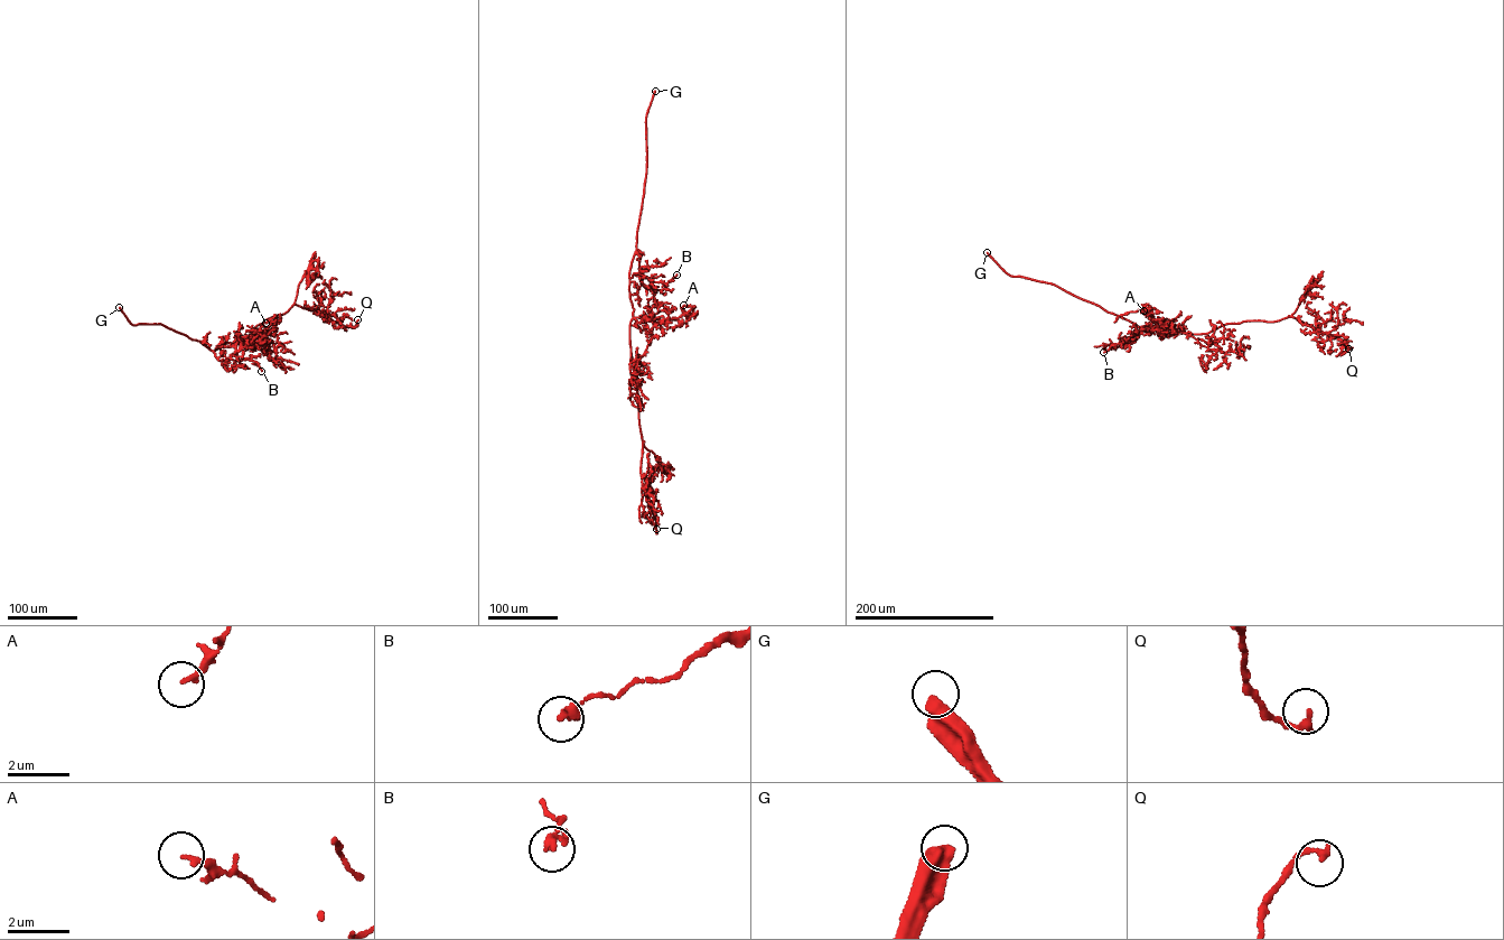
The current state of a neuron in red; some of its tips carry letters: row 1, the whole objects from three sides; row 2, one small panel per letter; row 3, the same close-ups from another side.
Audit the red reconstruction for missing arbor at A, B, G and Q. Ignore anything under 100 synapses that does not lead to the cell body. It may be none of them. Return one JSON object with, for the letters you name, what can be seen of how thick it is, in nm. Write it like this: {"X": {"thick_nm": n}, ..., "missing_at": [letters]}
{"G": {"thick_nm": 500}, "missing_at": ["G"]}

